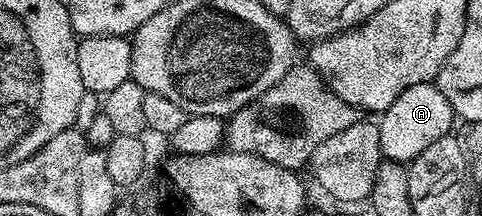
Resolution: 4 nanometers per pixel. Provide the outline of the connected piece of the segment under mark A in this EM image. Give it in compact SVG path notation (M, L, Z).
M434 83L412 85L412 89L404 89L404 93L400 93L400 97L396 97L392 105L388 105L388 109L381 112L377 120L380 149L385 158L409 165L413 159L420 157L420 153L424 153L424 149L428 149L428 145L451 134L455 123L456 116L452 105L448 105L448 97L440 93L438 86Z

